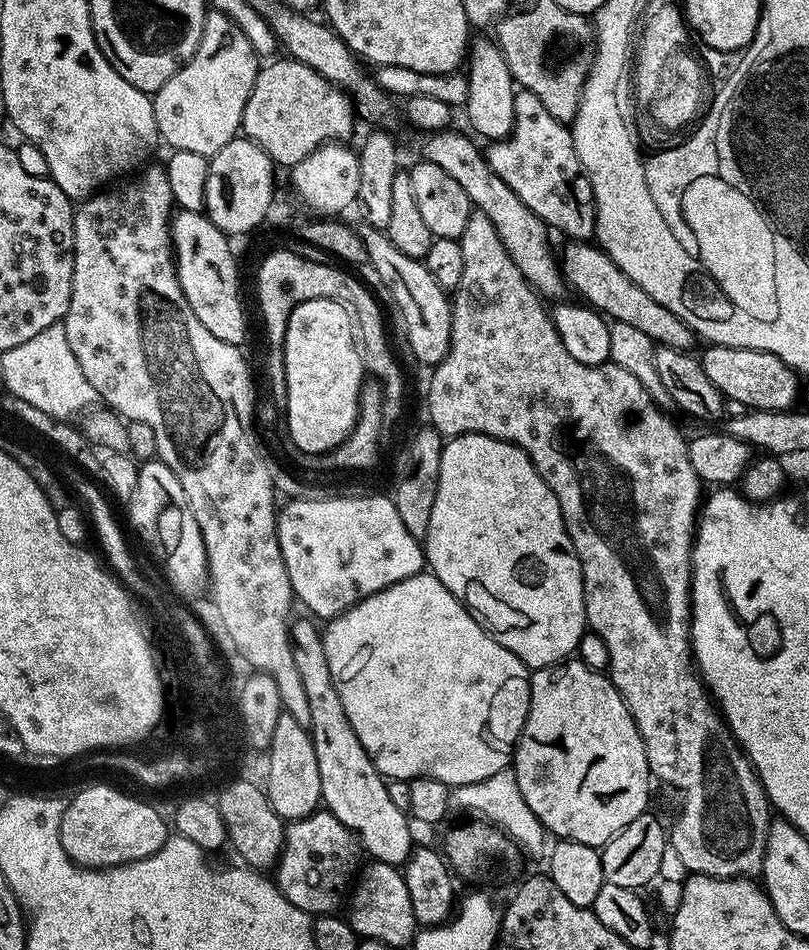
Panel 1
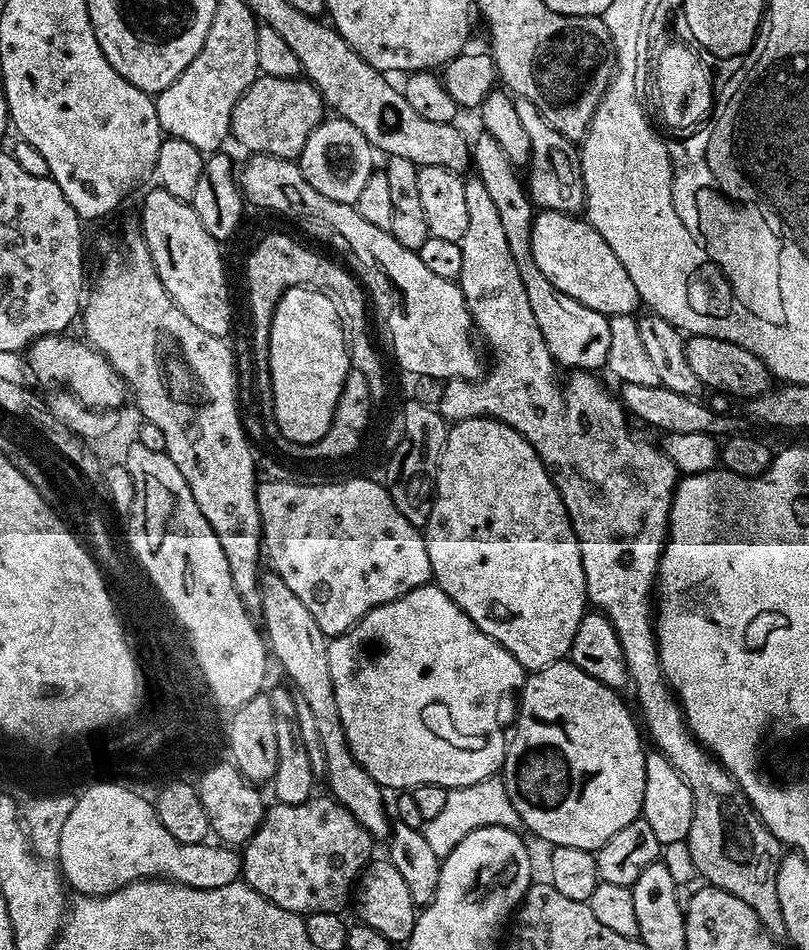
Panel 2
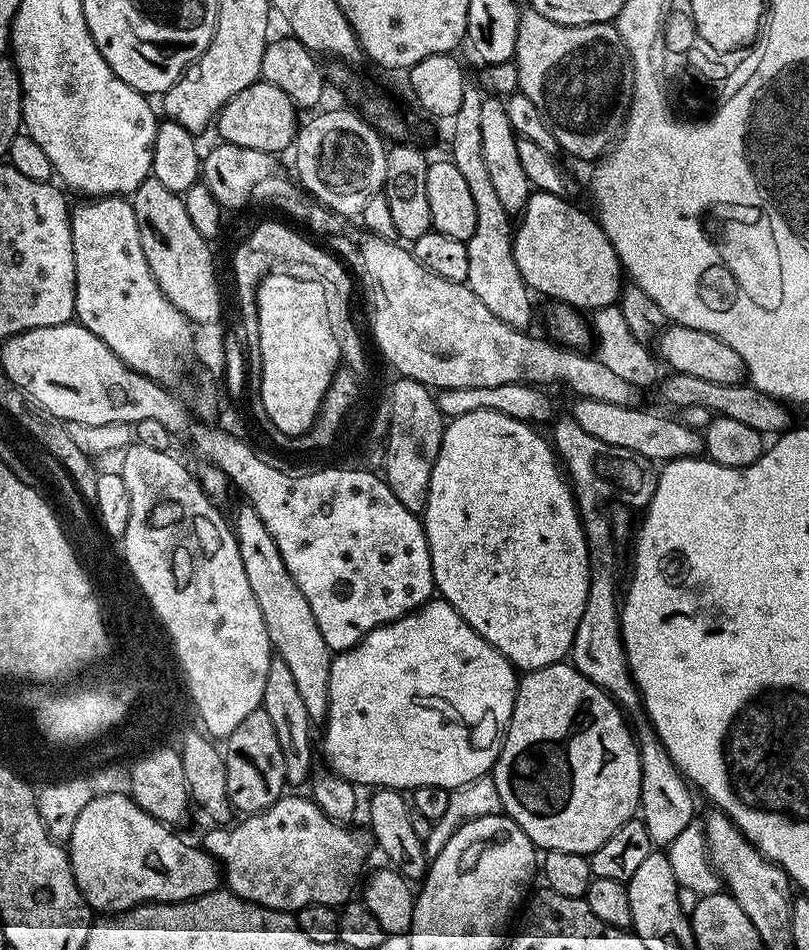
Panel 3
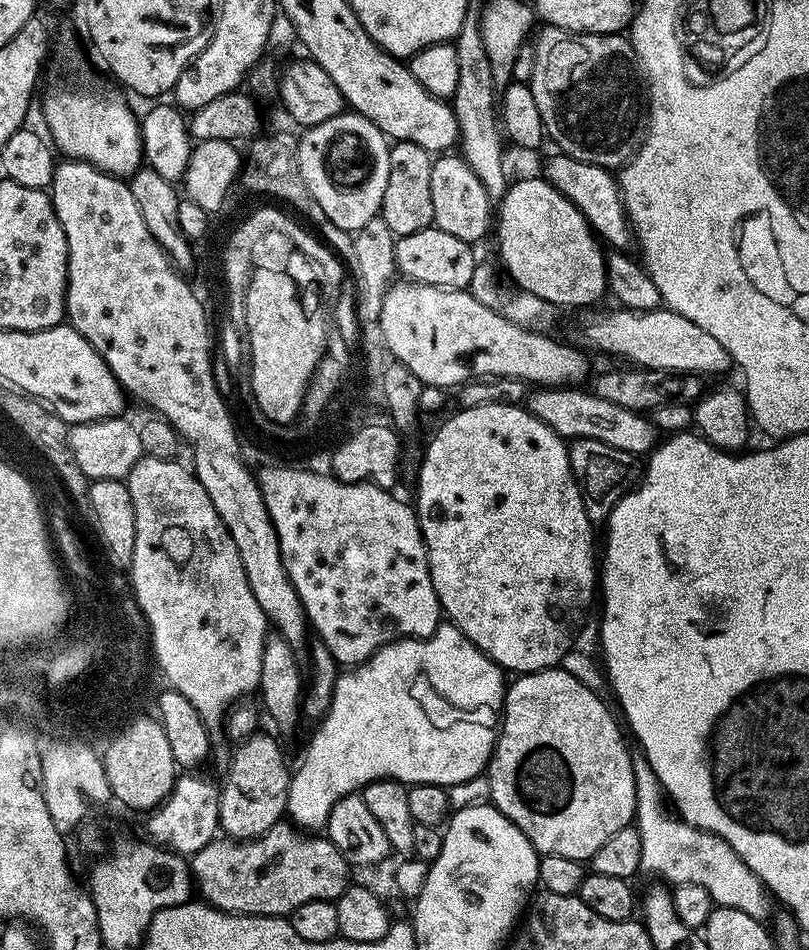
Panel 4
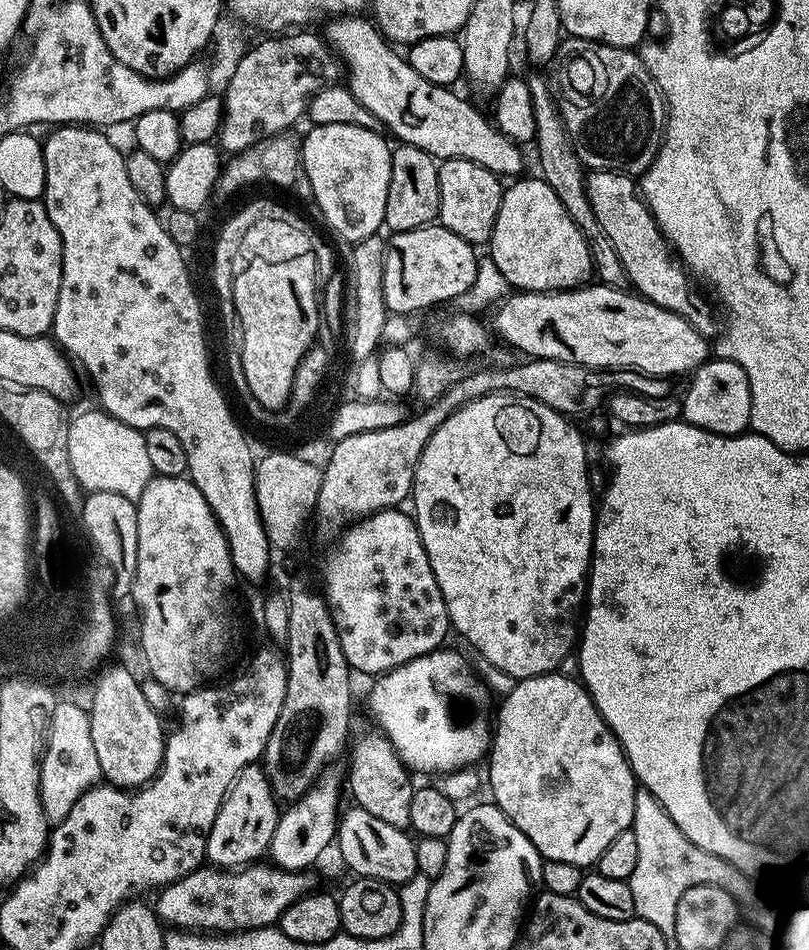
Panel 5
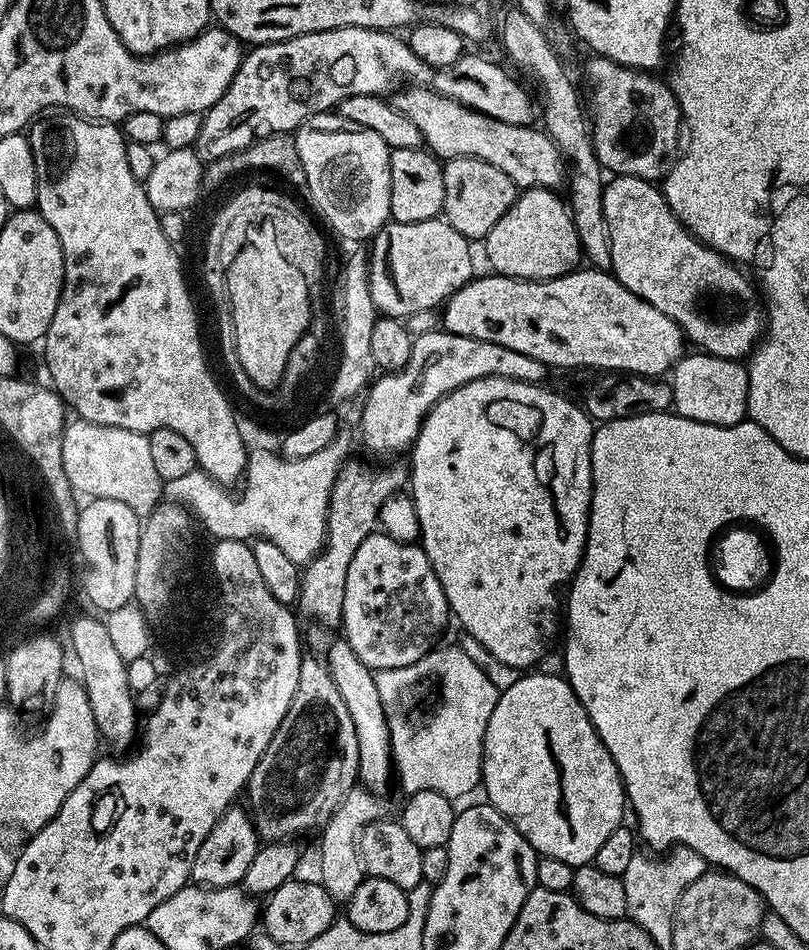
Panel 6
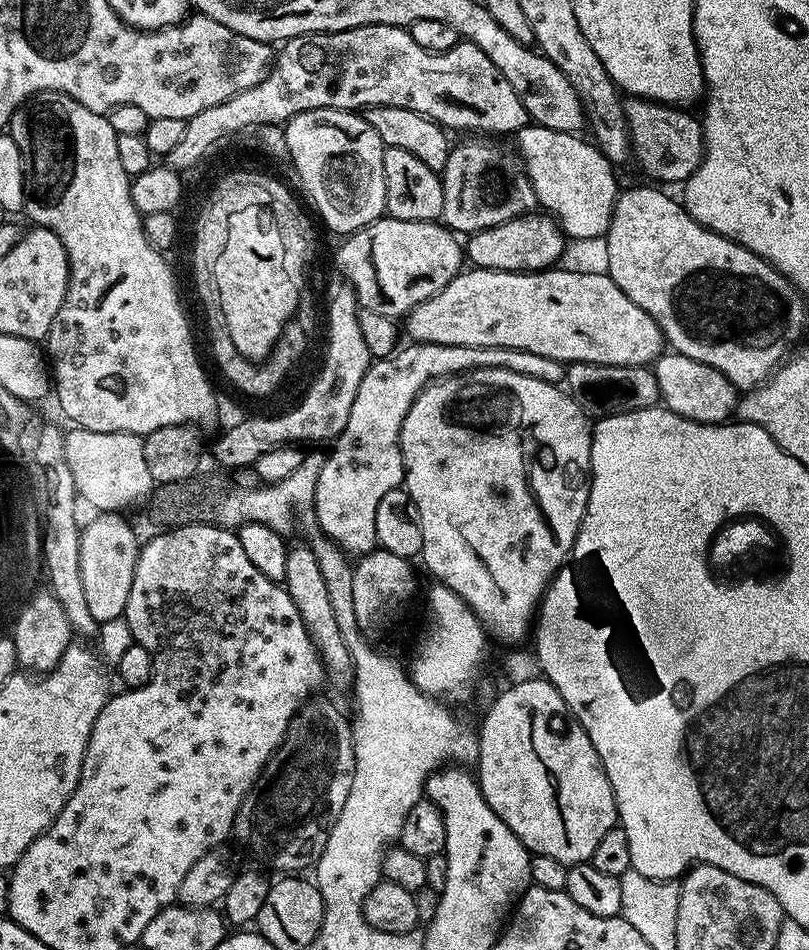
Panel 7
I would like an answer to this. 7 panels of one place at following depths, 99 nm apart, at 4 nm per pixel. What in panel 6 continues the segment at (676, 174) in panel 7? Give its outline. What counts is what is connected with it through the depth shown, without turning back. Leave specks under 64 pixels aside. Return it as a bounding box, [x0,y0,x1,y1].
[584,55,682,181]

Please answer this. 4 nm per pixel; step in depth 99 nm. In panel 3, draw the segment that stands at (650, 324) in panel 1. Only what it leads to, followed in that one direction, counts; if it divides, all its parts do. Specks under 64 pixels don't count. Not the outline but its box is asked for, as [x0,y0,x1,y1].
[512,190,622,310]

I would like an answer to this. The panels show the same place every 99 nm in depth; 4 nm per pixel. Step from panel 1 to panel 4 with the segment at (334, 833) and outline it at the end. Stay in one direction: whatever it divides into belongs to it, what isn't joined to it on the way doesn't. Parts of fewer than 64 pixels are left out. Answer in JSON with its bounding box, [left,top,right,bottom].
[190,822,350,918]

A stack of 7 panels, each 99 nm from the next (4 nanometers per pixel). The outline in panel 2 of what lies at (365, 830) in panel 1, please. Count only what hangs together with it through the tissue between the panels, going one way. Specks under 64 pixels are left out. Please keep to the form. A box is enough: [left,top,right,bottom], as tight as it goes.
[260,571,390,838]

